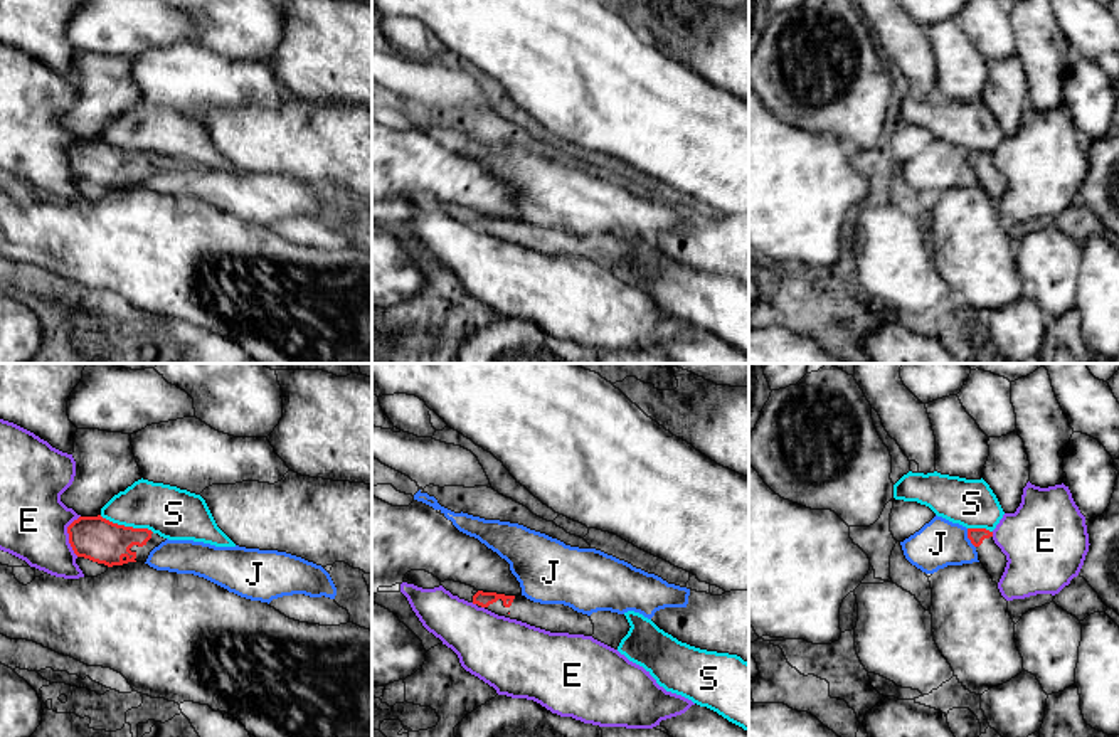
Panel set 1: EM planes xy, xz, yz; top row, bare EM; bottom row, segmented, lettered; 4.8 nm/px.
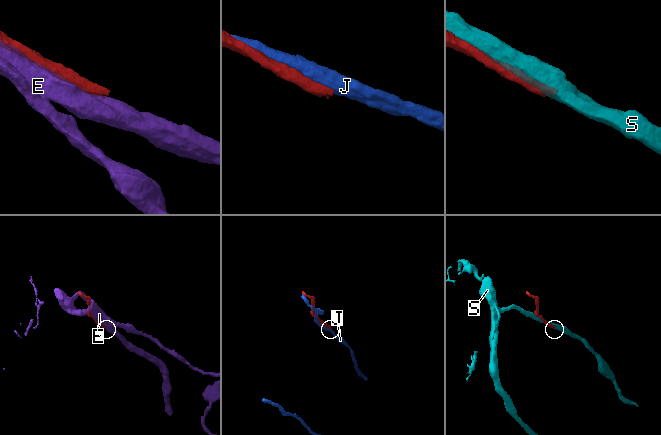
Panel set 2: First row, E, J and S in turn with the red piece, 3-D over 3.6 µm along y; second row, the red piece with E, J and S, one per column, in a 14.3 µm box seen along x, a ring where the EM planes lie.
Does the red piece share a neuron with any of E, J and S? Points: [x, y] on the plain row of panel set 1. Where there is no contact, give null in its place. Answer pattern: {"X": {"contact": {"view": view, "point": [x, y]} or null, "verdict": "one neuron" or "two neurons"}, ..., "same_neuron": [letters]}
{"E": {"contact": {"view": "xy", "point": [69, 159]}, "verdict": "two neurons"}, "J": {"contact": {"view": "yz", "point": [968, 160]}, "verdict": "two neurons"}, "S": {"contact": {"view": "xy", "point": [127, 150]}, "verdict": "two neurons"}, "same_neuron": []}

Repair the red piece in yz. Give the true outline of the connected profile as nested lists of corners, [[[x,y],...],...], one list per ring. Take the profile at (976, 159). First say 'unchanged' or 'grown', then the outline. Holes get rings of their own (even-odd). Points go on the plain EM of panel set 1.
grown; [[[968,151],[968,162],[976,170],[978,183],[984,188],[993,205],[1000,205],[1005,190],[1006,178],[993,163],[993,155],[986,151]]]

